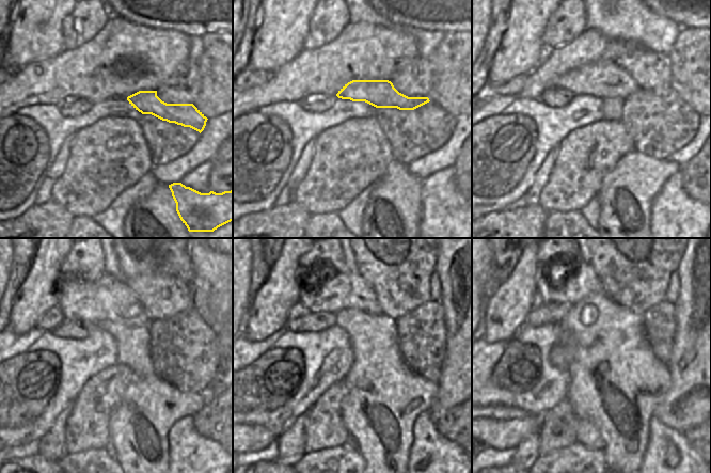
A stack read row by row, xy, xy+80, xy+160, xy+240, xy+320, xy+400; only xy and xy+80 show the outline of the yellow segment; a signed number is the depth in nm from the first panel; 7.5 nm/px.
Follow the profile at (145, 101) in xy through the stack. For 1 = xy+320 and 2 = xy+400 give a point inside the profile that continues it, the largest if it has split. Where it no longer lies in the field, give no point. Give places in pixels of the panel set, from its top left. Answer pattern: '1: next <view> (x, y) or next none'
1: next xy+320 (346, 289)
2: next xy+400 (557, 282)

